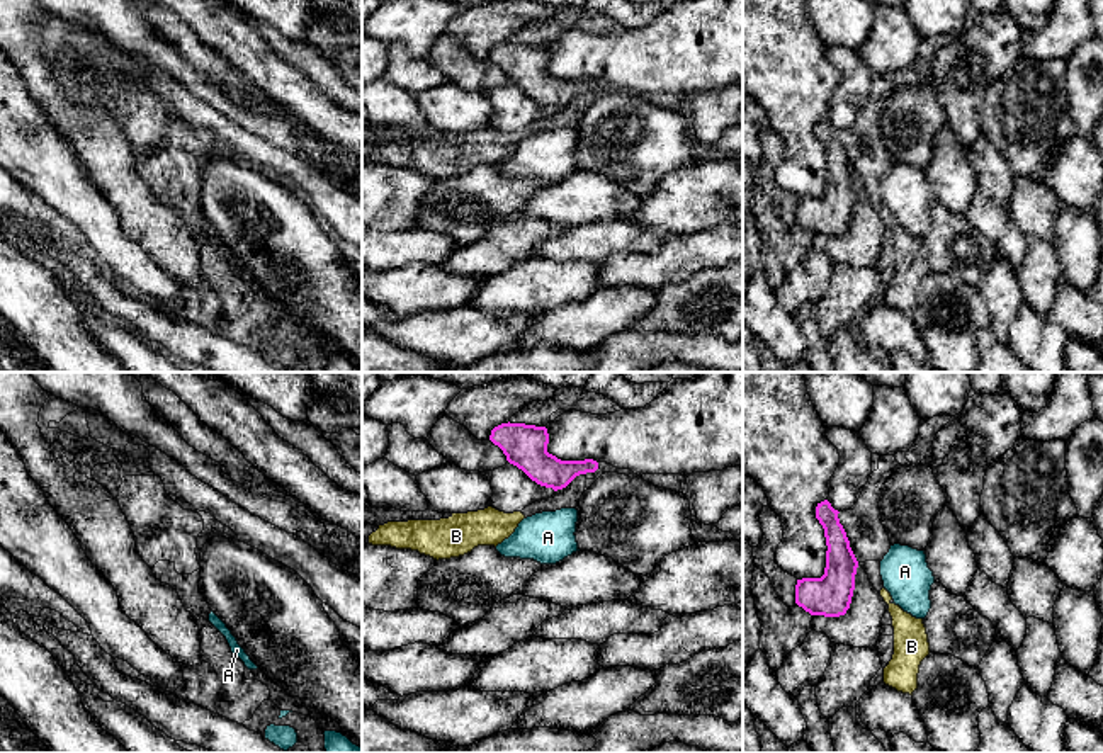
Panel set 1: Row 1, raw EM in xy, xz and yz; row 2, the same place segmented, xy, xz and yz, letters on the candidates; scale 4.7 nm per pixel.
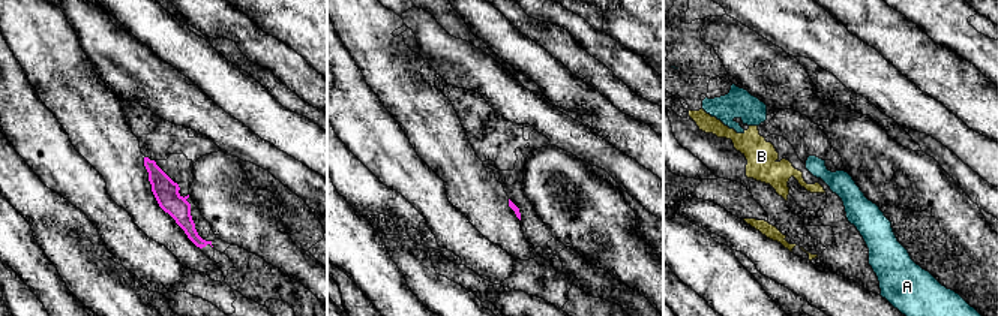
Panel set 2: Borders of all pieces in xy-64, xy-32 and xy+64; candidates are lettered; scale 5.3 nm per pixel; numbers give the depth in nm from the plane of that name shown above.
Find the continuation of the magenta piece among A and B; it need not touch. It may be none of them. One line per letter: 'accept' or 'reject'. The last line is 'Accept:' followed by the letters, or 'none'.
A: reject
B: reject
Accept: none

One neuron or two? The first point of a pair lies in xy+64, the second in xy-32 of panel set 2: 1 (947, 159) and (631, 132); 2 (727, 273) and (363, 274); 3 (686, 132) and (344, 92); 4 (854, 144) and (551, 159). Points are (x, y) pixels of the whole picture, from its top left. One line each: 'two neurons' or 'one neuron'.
1: two neurons
2: one neuron
3: one neuron
4: one neuron

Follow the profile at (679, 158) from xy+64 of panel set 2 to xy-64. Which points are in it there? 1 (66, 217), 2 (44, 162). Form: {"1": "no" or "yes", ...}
{"1": "yes", "2": "no"}

